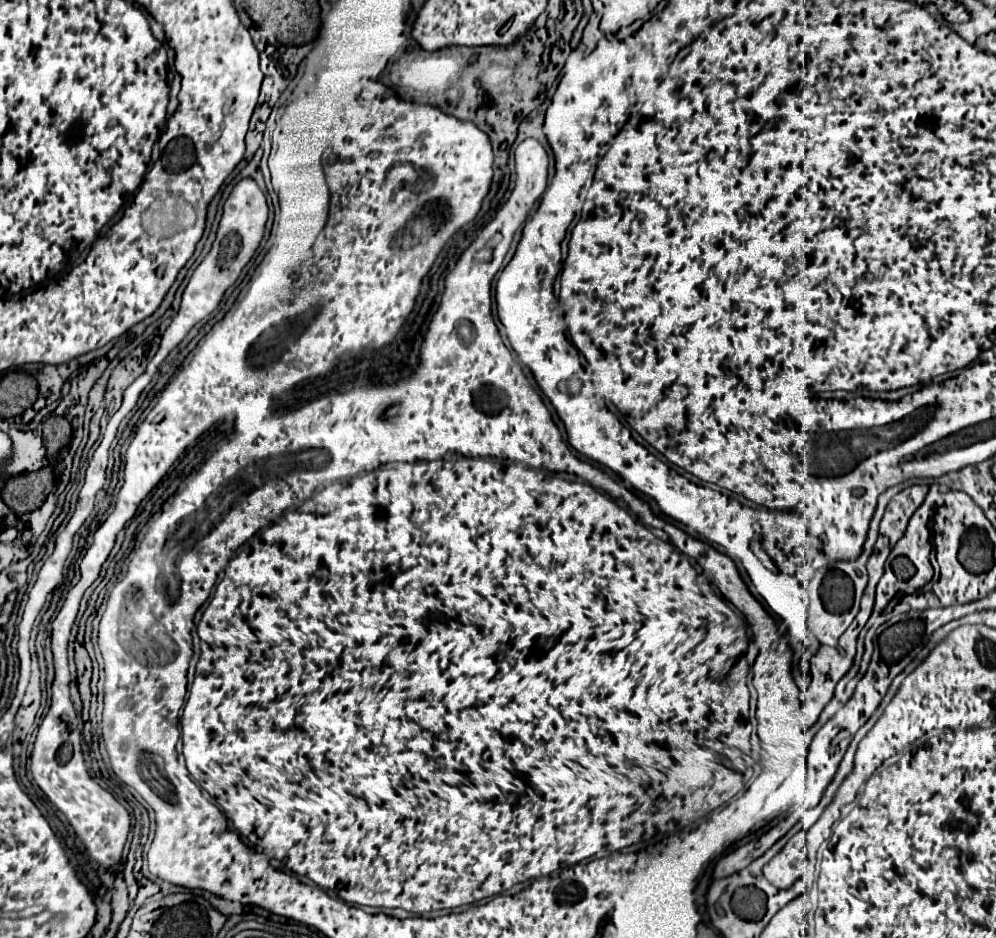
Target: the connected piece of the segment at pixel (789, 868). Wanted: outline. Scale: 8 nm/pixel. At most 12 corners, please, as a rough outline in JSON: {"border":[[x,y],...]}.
{"border":[[804,831],[764,865],[764,877],[788,889],[806,873]]}

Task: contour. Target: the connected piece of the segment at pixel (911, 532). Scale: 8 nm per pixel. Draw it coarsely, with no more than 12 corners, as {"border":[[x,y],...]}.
{"border":[[930,494],[910,517],[902,539],[890,551],[922,569],[922,589],[934,577],[930,521],[940,494]]}

